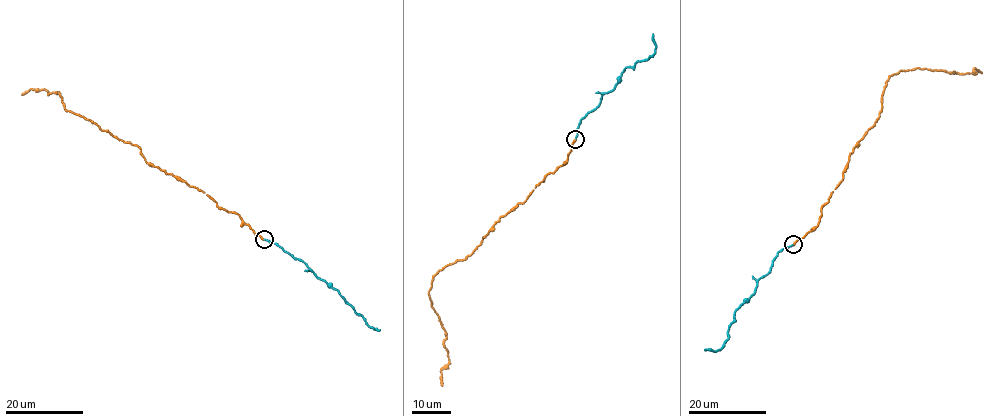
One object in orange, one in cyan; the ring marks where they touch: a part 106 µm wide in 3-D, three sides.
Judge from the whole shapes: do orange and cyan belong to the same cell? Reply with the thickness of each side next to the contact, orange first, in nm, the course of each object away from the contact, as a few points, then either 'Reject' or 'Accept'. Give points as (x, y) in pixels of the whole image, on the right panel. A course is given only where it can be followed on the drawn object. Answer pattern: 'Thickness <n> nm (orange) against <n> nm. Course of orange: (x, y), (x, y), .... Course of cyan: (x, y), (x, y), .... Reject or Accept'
Thickness 240 nm (orange) against 170 nm. Course of orange: (793, 244), (818, 224), (850, 153), (874, 126), (890, 76), (919, 67), (982, 73). Course of cyan: (792, 245), (778, 251), (768, 273), (759, 278), (753, 294), (736, 308), (721, 349), (705, 349). Accept

